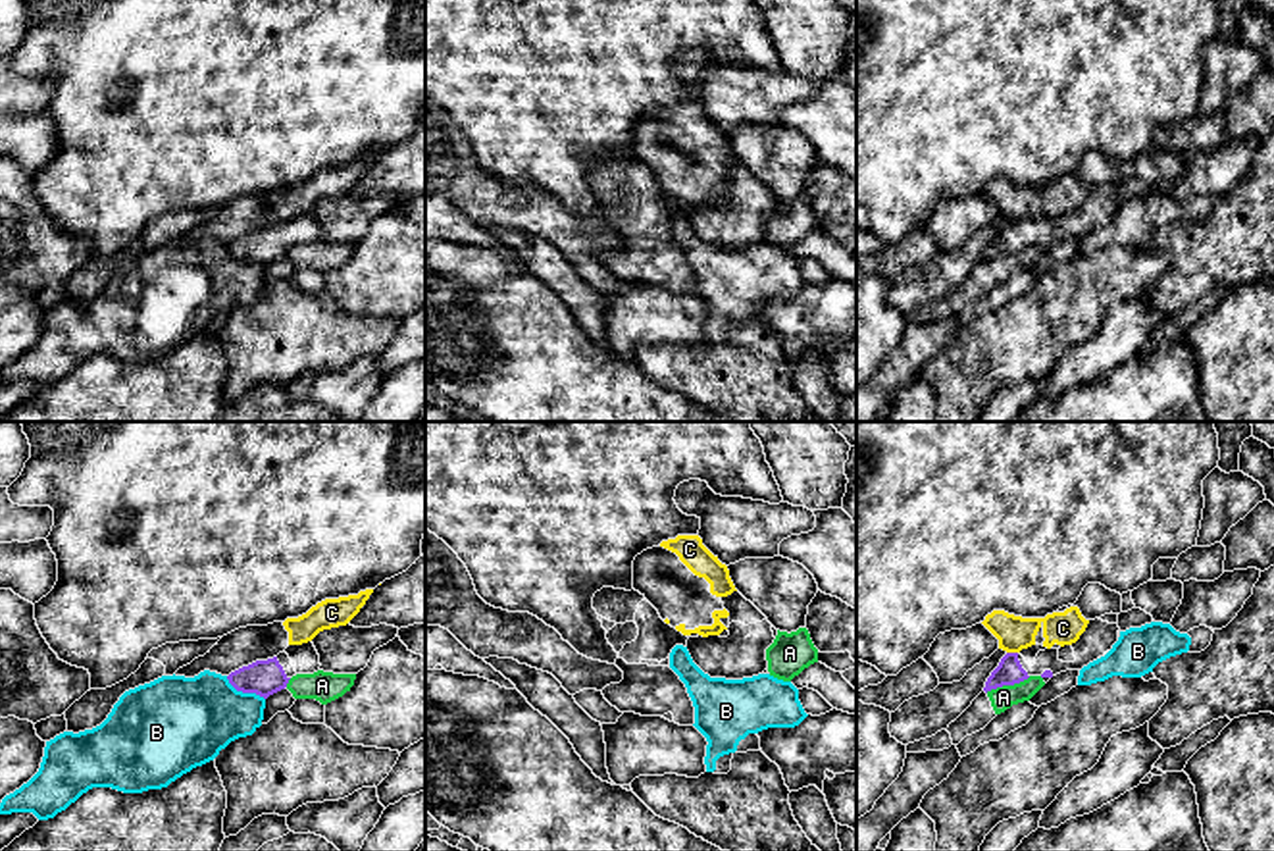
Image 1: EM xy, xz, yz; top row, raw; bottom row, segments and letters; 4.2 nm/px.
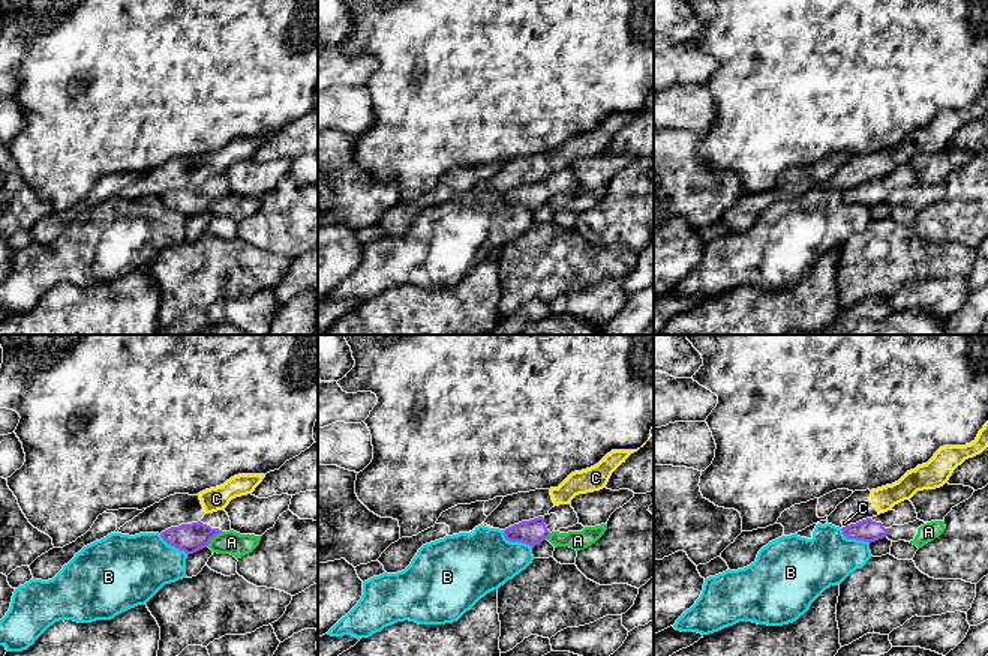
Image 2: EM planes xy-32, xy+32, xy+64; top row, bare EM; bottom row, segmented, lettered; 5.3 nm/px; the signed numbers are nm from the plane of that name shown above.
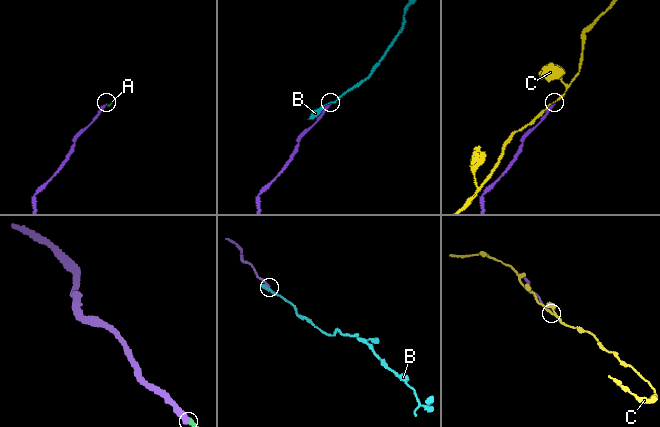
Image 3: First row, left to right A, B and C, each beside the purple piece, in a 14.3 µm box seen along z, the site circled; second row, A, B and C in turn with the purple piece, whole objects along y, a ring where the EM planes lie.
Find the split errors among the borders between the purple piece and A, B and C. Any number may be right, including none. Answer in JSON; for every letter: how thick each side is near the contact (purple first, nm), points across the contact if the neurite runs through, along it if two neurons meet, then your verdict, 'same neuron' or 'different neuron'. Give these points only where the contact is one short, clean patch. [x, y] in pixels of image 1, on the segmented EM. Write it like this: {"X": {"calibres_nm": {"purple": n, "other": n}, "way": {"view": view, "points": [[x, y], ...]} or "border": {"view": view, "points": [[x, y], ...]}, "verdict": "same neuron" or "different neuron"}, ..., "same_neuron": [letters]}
{"A": {"calibres_nm": {"purple": 110, "other": 100}, "border": {"view": "yz", "points": [[1030, 676], [986, 692]]}, "verdict": "different neuron"}, "B": {"calibres_nm": {"purple": 150, "other": 360}, "verdict": "different neuron"}, "C": {"calibres_nm": {"purple": 110, "other": 140}, "verdict": "different neuron"}, "same_neuron": []}

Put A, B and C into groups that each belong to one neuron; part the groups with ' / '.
A / B / C

